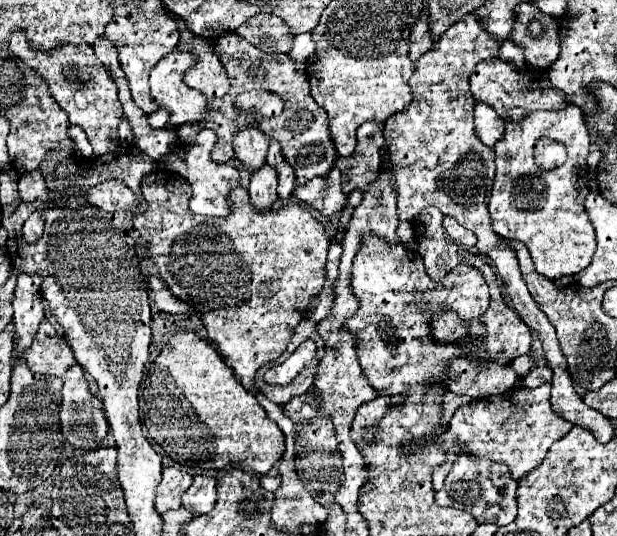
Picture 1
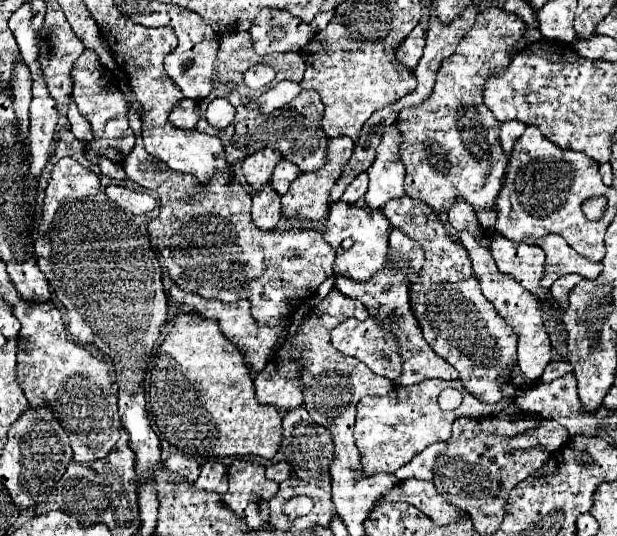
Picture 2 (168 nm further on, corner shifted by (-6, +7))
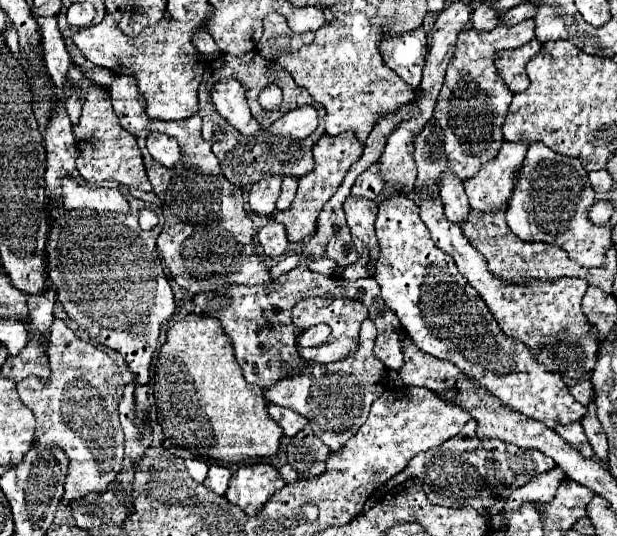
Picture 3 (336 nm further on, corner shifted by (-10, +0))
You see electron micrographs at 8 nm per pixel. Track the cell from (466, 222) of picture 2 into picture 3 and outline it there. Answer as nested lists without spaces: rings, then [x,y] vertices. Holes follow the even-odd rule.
[[[443,176],[439,182],[439,196],[445,206],[445,216],[453,224],[463,224],[469,218],[471,206],[467,202],[467,194],[463,190],[463,182],[455,176]]]

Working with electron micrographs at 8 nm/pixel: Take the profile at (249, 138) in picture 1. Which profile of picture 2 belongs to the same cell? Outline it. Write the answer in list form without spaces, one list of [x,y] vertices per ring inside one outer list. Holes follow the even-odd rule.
[[[261,149],[259,153],[253,153],[243,161],[243,175],[247,183],[253,187],[253,191],[259,191],[261,185],[271,183],[273,169],[279,161],[281,155],[273,149]]]

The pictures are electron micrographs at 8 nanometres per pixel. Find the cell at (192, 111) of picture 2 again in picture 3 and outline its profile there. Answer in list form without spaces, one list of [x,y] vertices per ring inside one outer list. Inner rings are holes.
[[[117,76],[117,80],[109,86],[109,94],[121,126],[137,136],[149,182],[153,192],[161,198],[161,214],[165,222],[157,236],[157,248],[175,284],[191,294],[199,294],[219,292],[225,284],[269,282],[271,272],[265,258],[257,254],[257,246],[253,242],[255,228],[245,212],[243,192],[221,174],[219,160],[211,152],[211,142],[201,138],[201,116],[195,114],[177,122],[157,122],[147,118],[143,96],[139,96],[135,78],[131,76]],[[153,130],[165,132],[179,142],[183,152],[183,164],[179,164],[179,168],[163,168],[149,156],[145,138]]]

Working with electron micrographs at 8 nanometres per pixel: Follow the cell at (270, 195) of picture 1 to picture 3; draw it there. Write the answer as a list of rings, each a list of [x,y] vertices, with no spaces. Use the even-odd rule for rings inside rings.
[[[267,216],[265,226],[259,228],[257,240],[267,256],[281,256],[287,248],[287,230],[273,216]]]

